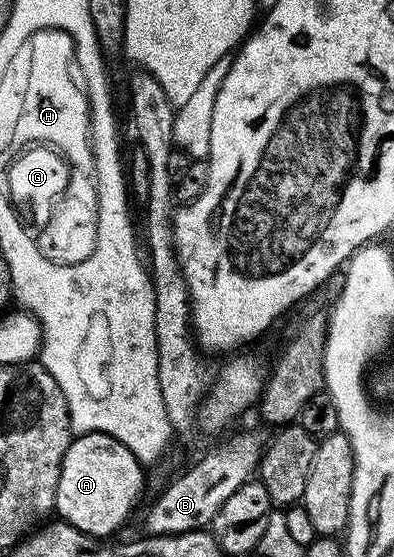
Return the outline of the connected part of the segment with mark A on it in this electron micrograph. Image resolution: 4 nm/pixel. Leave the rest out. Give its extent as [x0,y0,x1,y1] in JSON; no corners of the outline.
[54,433,143,537]

